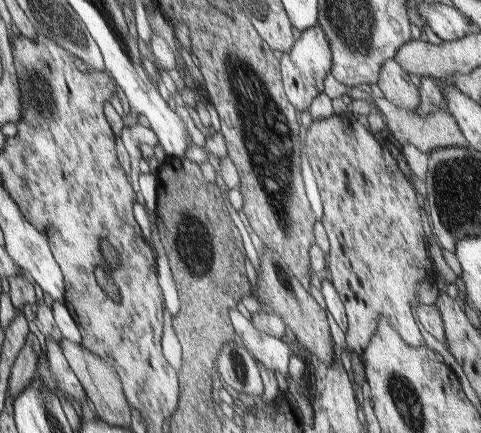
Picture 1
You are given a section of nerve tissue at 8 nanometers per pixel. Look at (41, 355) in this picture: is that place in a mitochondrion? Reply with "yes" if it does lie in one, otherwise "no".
no

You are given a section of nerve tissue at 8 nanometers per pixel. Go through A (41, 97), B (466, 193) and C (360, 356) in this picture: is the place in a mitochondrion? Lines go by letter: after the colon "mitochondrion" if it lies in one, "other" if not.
A: mitochondrion
B: mitochondrion
C: other

